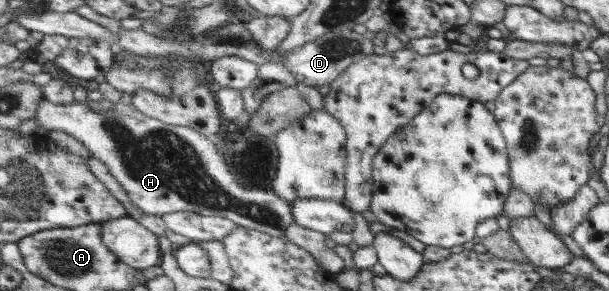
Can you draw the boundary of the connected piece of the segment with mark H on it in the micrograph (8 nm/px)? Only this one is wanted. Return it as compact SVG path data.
M45 97L39 105L38 113L36 116L40 125L40 131L43 132L53 132L53 131L62 131L76 138L79 138L87 148L91 149L92 156L100 159L104 164L110 169L111 174L115 176L118 182L125 188L126 192L130 199L134 202L135 205L138 205L145 213L153 214L153 216L168 215L171 213L189 211L196 212L202 215L207 216L223 216L234 220L240 226L245 228L254 228L258 231L263 231L269 233L270 235L287 238L287 231L290 226L296 221L294 215L294 204L287 200L285 197L279 196L277 192L269 189L254 189L244 187L241 182L237 180L235 173L232 171L231 163L227 161L227 158L220 152L220 146L217 146L215 142L215 137L209 138L205 134L195 131L194 129L189 129L189 127L176 126L174 124L167 124L163 120L159 120L157 117L149 116L141 110L137 110L137 107L134 105L127 105L120 101L113 110L105 110L95 112L88 102L75 101L72 105L60 105L54 102L51 102L47 97Z

